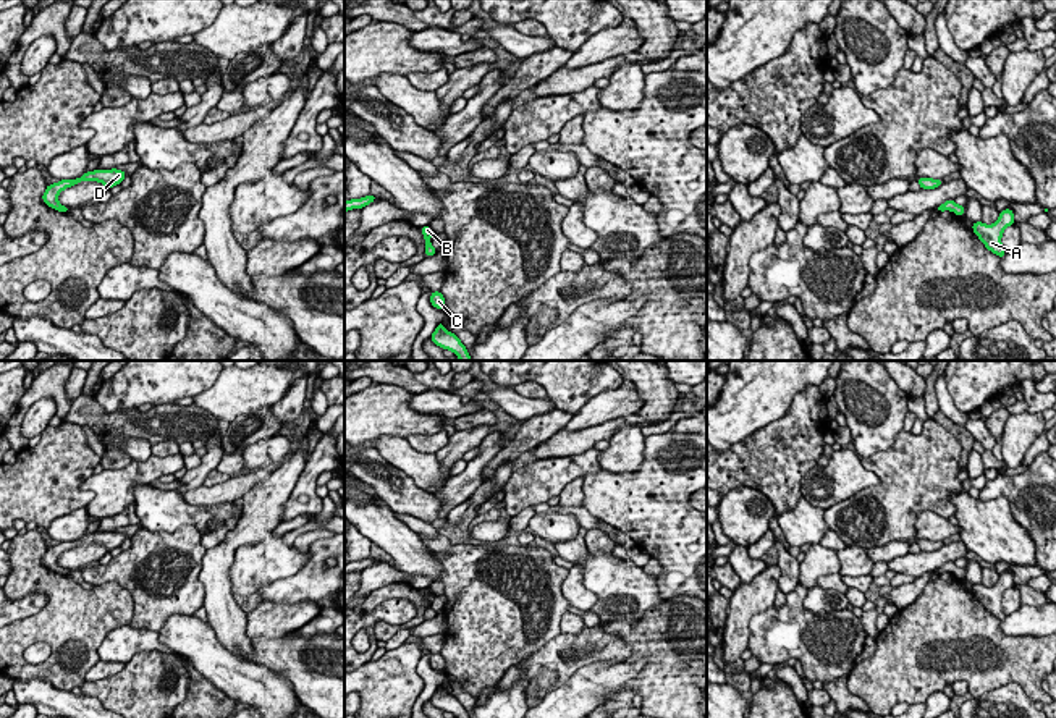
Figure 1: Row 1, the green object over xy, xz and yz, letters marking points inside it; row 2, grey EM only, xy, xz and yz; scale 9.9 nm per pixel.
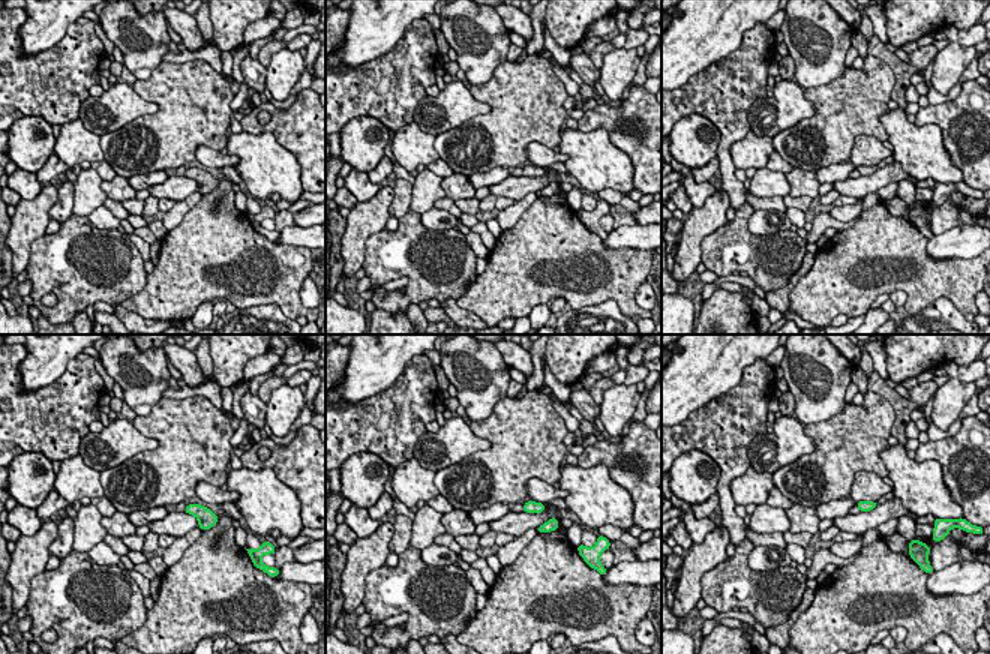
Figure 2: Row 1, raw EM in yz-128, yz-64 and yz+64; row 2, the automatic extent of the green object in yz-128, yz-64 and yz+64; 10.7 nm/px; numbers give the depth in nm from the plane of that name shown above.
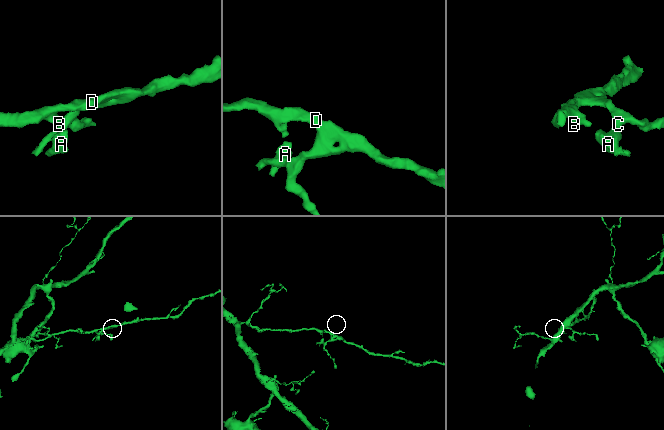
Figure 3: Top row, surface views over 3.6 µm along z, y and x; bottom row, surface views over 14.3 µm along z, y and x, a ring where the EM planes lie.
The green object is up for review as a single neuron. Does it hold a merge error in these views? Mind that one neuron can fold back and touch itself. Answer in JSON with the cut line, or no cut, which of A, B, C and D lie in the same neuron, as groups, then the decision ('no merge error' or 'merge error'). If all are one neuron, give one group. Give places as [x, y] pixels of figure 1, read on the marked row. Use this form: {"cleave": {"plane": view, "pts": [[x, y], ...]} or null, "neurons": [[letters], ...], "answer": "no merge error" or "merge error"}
{"cleave": null, "neurons": [["A", "B", "C", "D"]], "answer": "no merge error"}

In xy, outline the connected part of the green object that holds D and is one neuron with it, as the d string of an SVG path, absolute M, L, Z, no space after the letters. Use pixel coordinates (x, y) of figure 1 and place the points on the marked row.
M112 168L112 170L94 170L94 171L87 171L84 173L81 178L74 178L74 180L60 180L58 183L55 184L47 184L47 189L45 192L42 194L42 201L58 210L58 212L63 212L63 213L68 213L70 212L70 207L65 207L58 202L58 194L66 189L66 188L71 188L78 183L82 183L82 181L99 181L102 184L107 186L107 189L116 186L116 184L121 184L121 181L126 178L128 175L123 171L123 170L116 170L116 168Z

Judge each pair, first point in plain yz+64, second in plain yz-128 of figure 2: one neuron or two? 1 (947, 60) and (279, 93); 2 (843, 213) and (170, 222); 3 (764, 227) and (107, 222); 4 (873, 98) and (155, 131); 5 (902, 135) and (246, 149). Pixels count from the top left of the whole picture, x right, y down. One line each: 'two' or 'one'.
1: one
2: one
3: one
4: one
5: one

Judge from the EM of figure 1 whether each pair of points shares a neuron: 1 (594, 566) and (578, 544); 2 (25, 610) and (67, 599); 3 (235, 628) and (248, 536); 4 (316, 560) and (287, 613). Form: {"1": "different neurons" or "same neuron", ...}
{"1": "different neurons", "2": "different neurons", "3": "same neuron", "4": "different neurons"}

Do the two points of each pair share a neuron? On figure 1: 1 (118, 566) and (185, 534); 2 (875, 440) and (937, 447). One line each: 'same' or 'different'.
1: same
2: different

